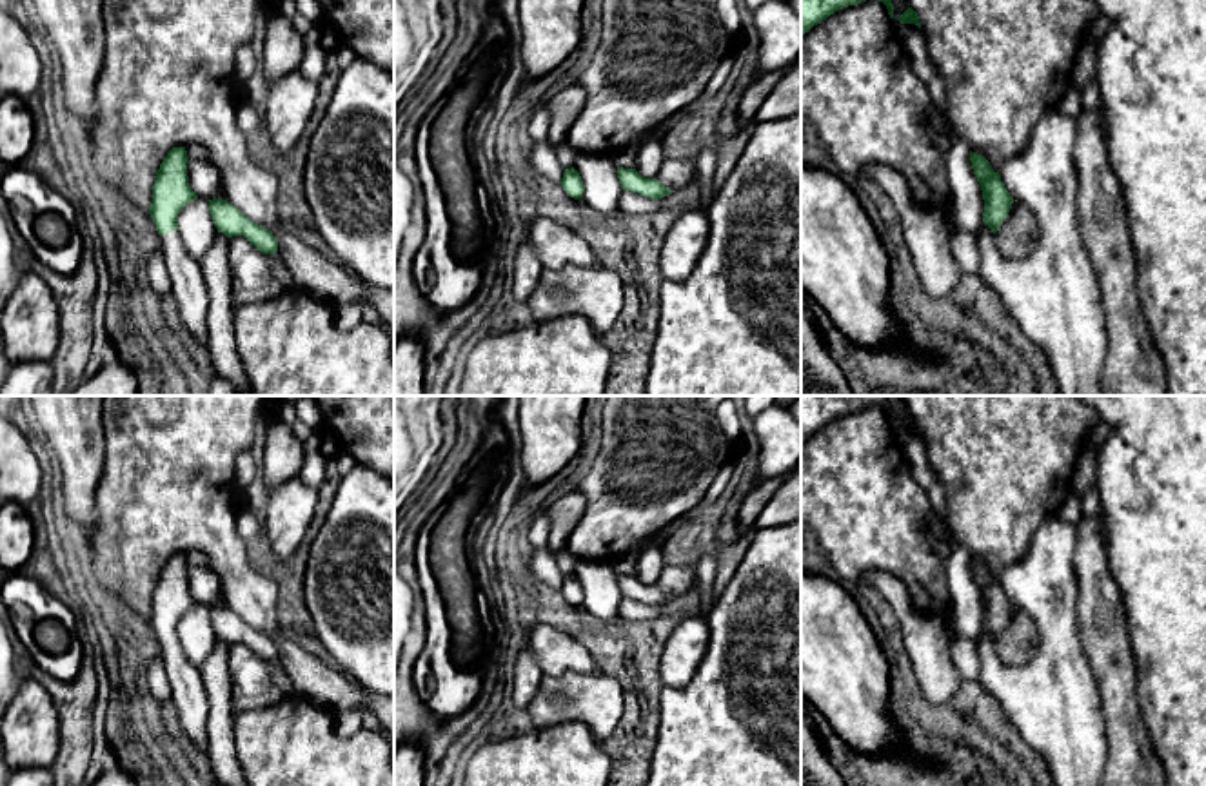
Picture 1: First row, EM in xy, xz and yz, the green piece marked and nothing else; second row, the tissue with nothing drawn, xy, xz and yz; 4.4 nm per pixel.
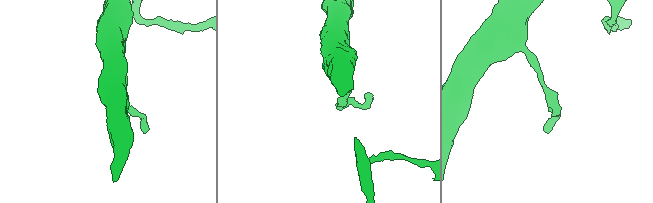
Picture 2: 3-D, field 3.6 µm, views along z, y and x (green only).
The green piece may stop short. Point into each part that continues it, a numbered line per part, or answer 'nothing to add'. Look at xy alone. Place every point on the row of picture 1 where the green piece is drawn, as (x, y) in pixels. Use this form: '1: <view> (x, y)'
1: xy (187, 285)

